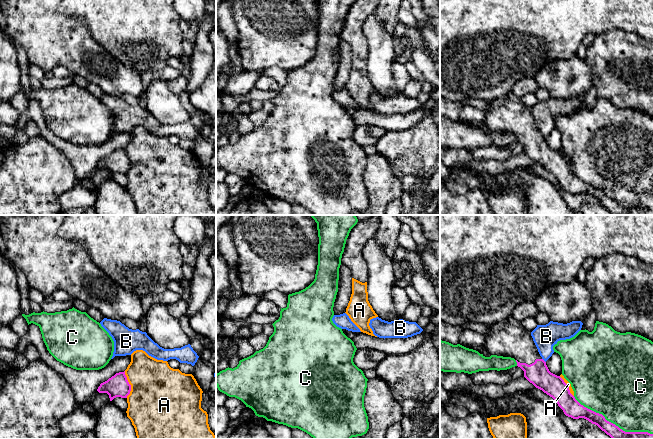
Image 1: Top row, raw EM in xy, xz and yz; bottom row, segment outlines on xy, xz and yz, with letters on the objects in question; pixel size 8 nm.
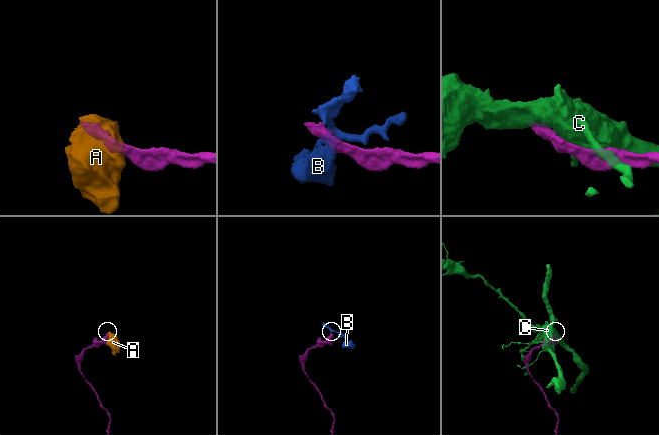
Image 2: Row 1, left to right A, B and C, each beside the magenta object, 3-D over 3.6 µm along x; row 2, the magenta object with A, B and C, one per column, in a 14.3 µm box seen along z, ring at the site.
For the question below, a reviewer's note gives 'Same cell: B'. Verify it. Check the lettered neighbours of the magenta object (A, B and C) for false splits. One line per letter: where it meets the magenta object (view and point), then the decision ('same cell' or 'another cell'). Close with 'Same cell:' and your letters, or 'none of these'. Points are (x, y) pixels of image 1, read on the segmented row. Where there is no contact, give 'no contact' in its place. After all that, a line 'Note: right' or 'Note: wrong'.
A: xy (129, 384) | another cell
B: yz (543, 360) | another cell
C: yz (612, 423) | another cell
Same cell: none of these
Note: wrong

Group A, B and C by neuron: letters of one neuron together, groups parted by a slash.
A / B / C

